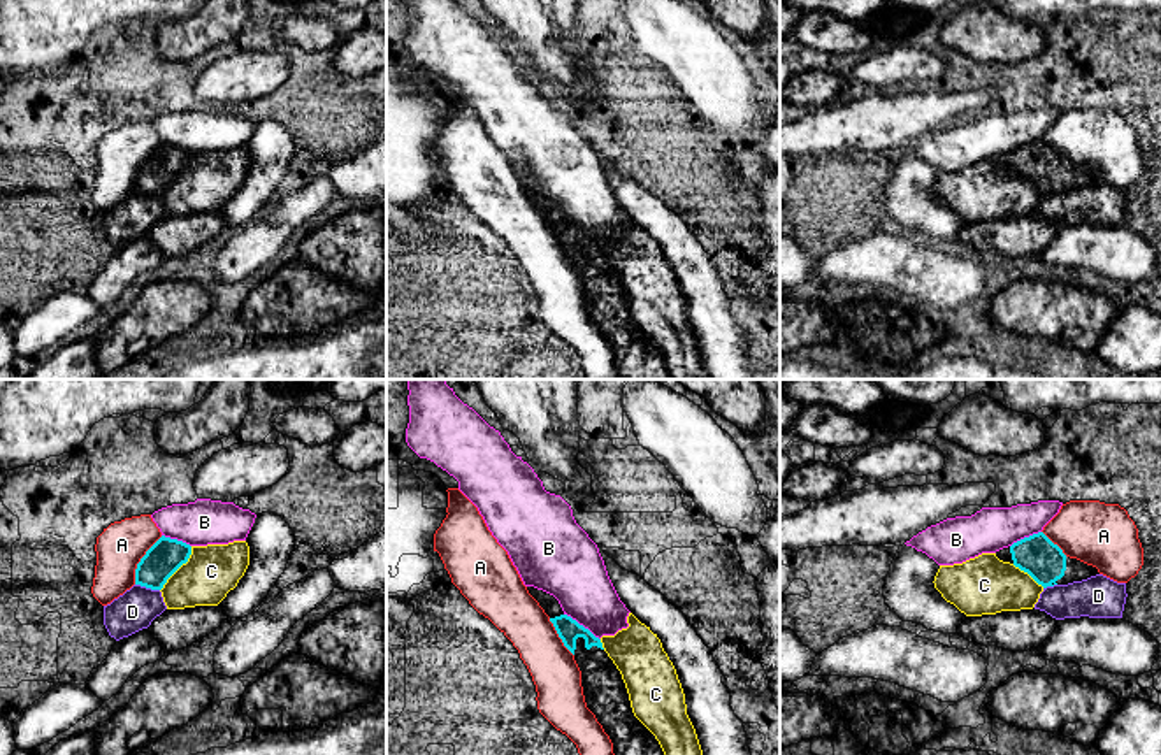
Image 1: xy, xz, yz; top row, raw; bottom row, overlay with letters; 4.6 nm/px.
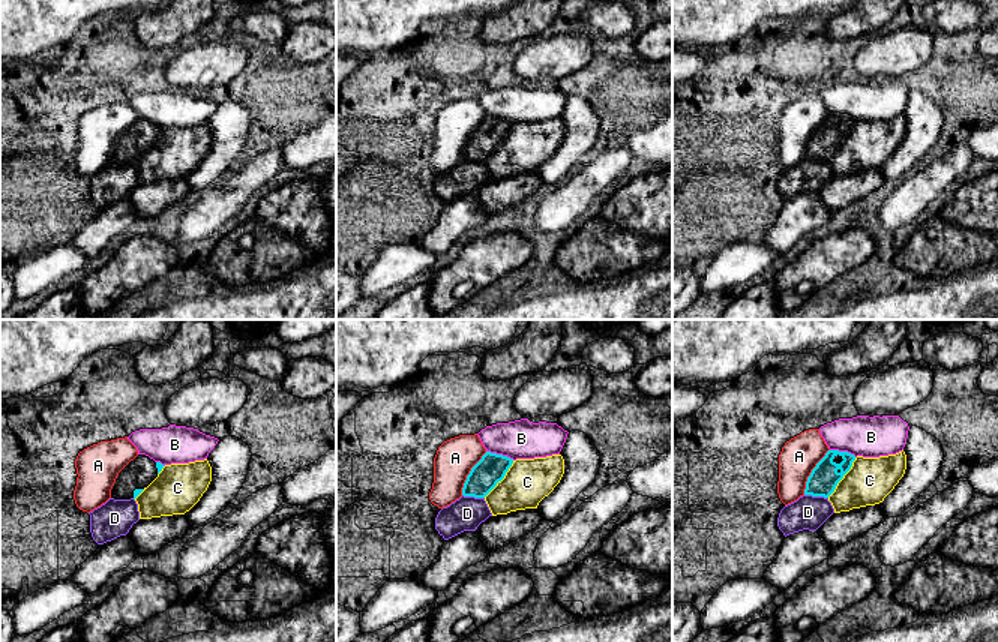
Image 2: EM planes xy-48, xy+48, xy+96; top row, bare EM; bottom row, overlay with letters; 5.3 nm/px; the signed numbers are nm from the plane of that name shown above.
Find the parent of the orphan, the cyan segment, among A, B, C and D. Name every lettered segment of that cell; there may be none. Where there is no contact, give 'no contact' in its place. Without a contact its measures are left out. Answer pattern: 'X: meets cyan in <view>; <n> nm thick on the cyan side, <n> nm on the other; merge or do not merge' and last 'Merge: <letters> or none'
A: meets cyan in xy; 160 nm thick on the cyan side, 220 nm on the other; do not merge
B: meets cyan in xz; 110 nm thick on the cyan side, 280 nm on the other; do not merge
C: meets cyan in xy; 160 nm thick on the cyan side, 240 nm on the other; do not merge
D: meets cyan in xy; 160 nm thick on the cyan side, 190 nm on the other; do not merge
Merge: none

